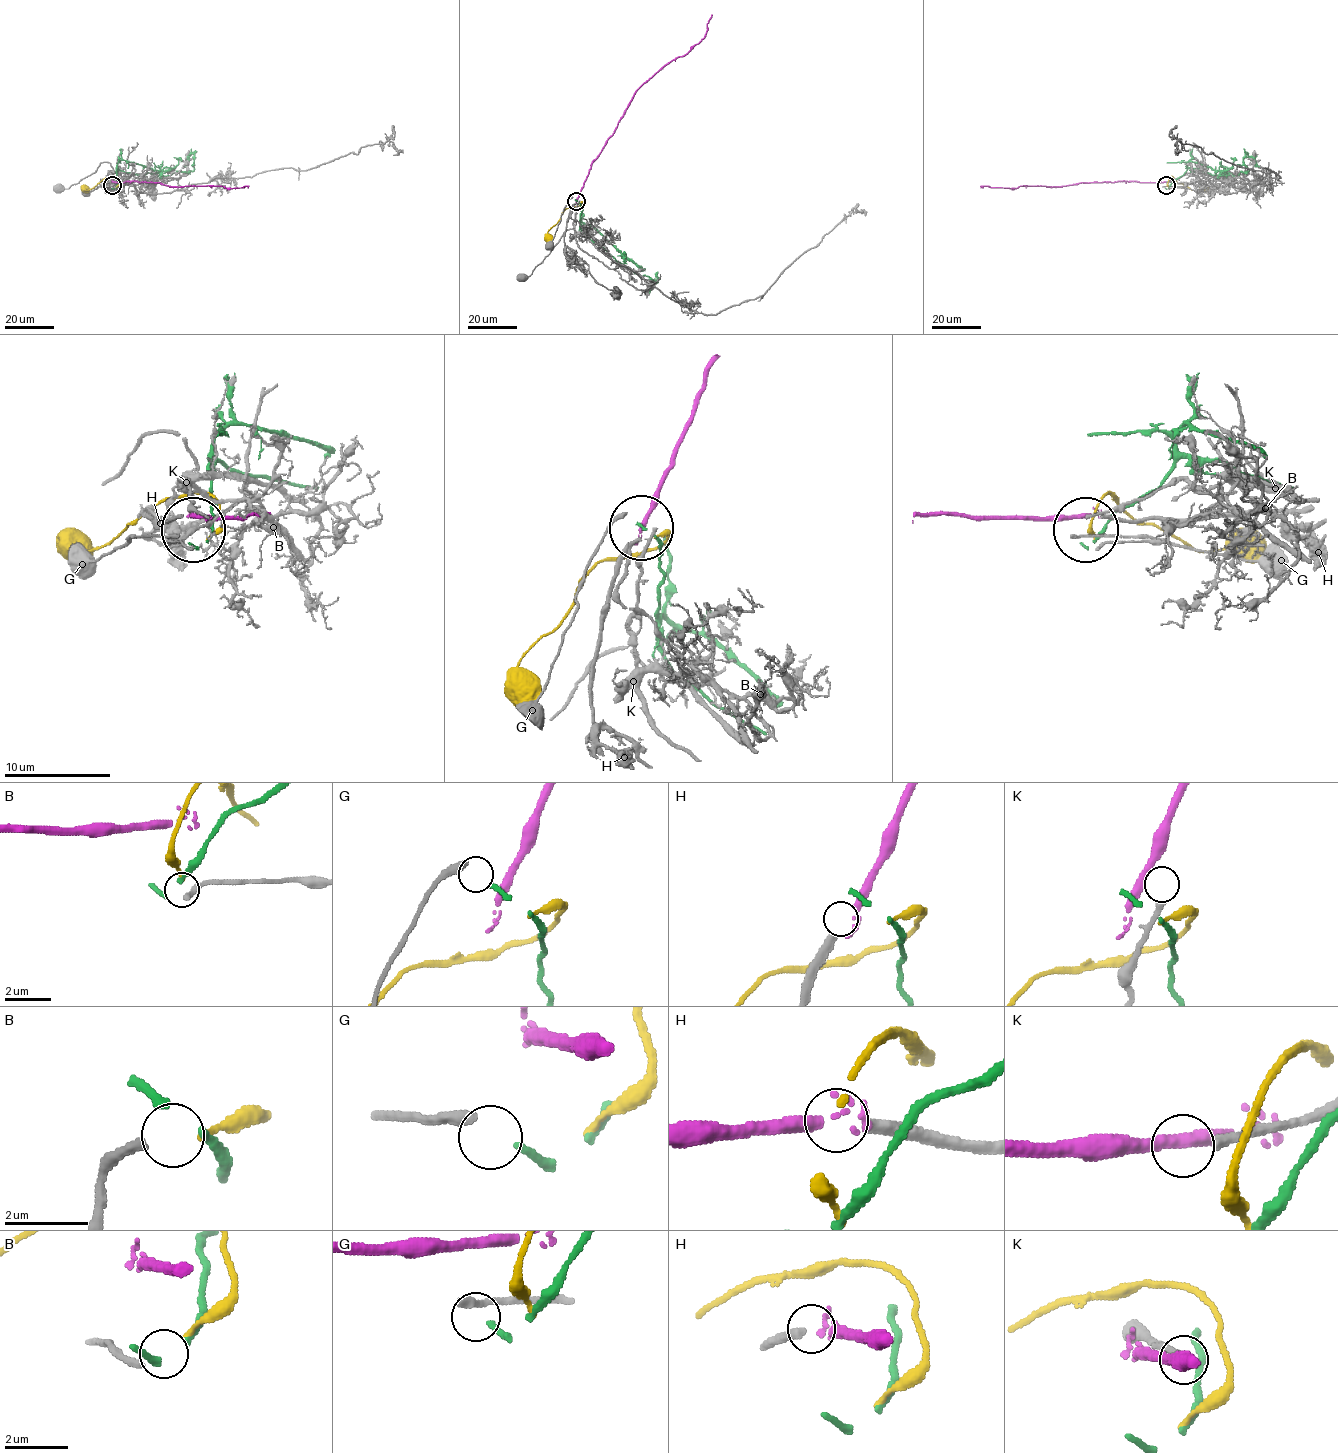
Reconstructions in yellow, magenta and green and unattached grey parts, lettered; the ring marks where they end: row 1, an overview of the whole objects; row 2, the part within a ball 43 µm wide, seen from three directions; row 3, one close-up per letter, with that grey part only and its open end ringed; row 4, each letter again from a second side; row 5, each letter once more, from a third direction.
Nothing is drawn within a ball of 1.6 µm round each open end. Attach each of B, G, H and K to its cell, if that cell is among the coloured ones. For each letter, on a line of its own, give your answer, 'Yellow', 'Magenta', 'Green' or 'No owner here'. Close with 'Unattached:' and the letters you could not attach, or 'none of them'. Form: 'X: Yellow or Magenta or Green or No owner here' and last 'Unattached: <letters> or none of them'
B: Yellow
G: Green
H: Magenta
K: No owner here
Unattached: K

